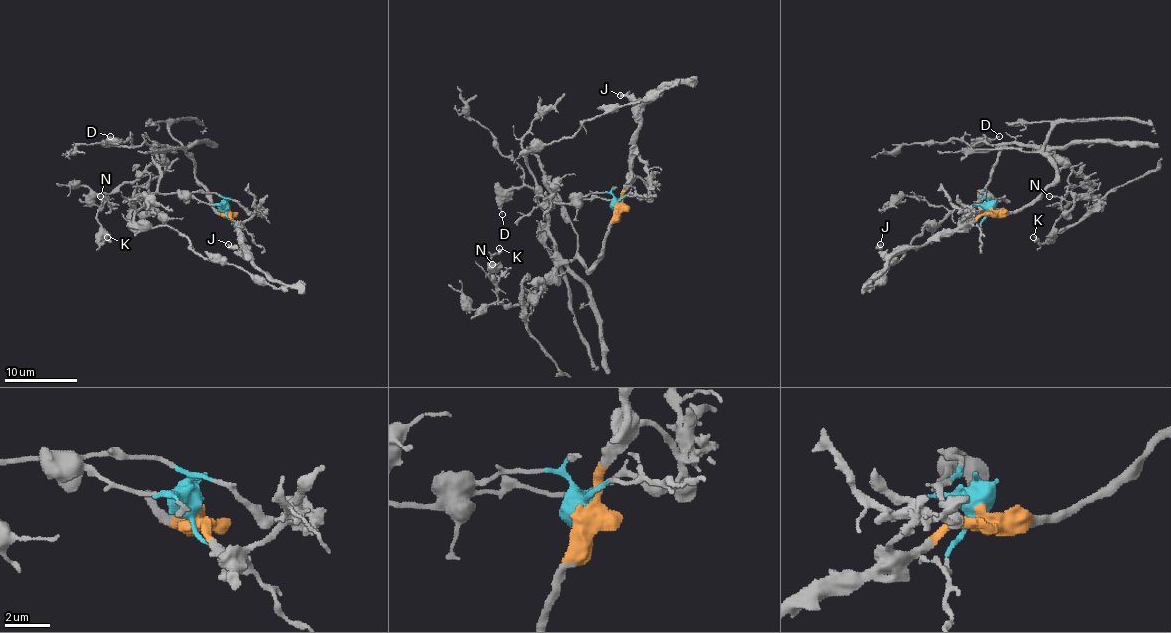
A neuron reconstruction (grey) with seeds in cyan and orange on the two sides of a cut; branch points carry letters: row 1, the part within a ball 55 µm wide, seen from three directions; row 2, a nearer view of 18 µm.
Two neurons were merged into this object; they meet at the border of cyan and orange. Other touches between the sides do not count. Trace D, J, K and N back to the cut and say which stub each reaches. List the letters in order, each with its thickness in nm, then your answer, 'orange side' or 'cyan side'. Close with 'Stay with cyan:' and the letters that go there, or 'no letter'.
D: calibre 120 nm; cyan side
J: calibre 240 nm; orange side
K: calibre 240 nm; cyan side
N: calibre 120 nm; cyan side
Stay with cyan: D, K, N

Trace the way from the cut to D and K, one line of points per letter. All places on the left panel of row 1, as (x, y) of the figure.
D: (226, 209), (183, 198), (177, 193), (157, 191), (159, 167), (152, 149), (145, 142), (123, 145), (110, 136)
K: (226, 209), (157, 191), (155, 145), (163, 156), (105, 196), (99, 243), (107, 236)

